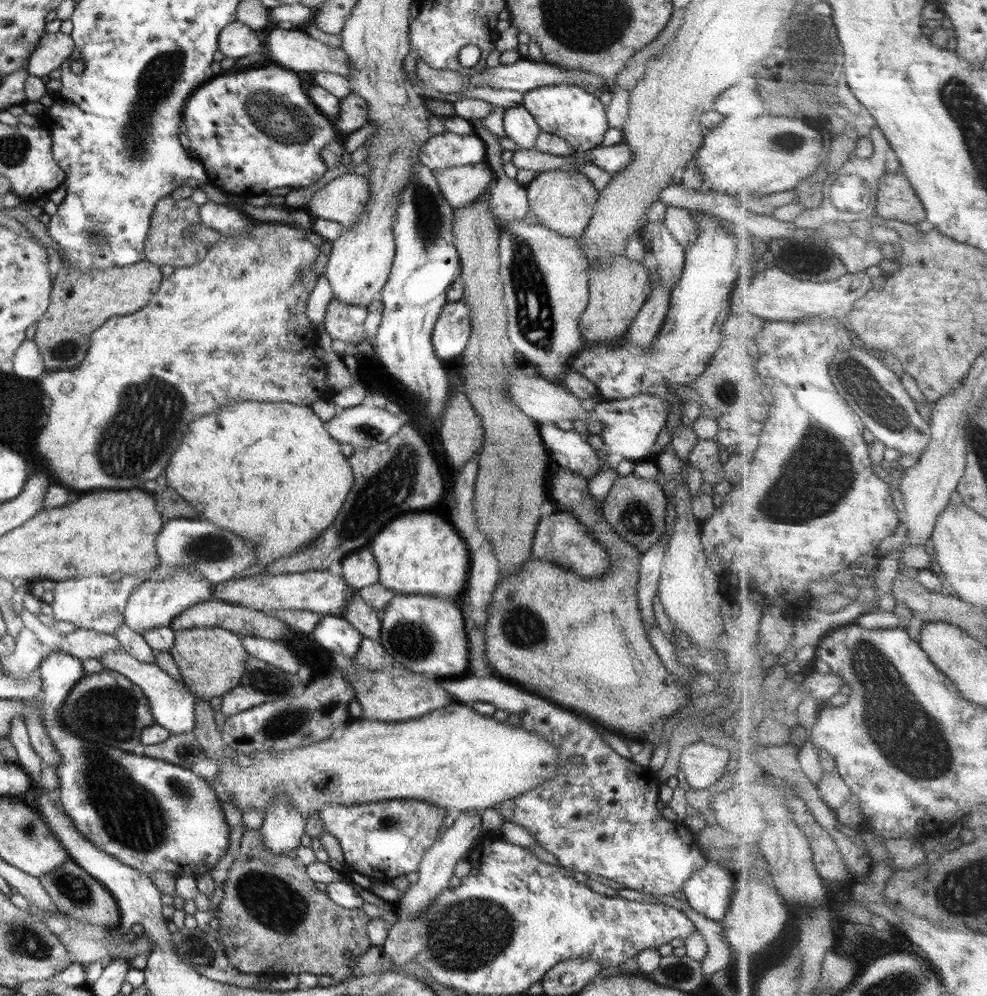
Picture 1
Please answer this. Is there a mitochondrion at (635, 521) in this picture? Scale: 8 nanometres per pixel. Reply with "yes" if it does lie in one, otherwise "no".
yes

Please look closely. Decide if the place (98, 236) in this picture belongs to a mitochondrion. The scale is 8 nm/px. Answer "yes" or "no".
yes

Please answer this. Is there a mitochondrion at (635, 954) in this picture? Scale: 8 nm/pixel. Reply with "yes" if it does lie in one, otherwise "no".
no

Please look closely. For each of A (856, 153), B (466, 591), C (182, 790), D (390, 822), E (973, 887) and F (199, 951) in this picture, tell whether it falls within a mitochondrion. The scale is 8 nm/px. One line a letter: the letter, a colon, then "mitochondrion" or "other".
A: other
B: other
C: mitochondrion
D: mitochondrion
E: mitochondrion
F: mitochondrion

